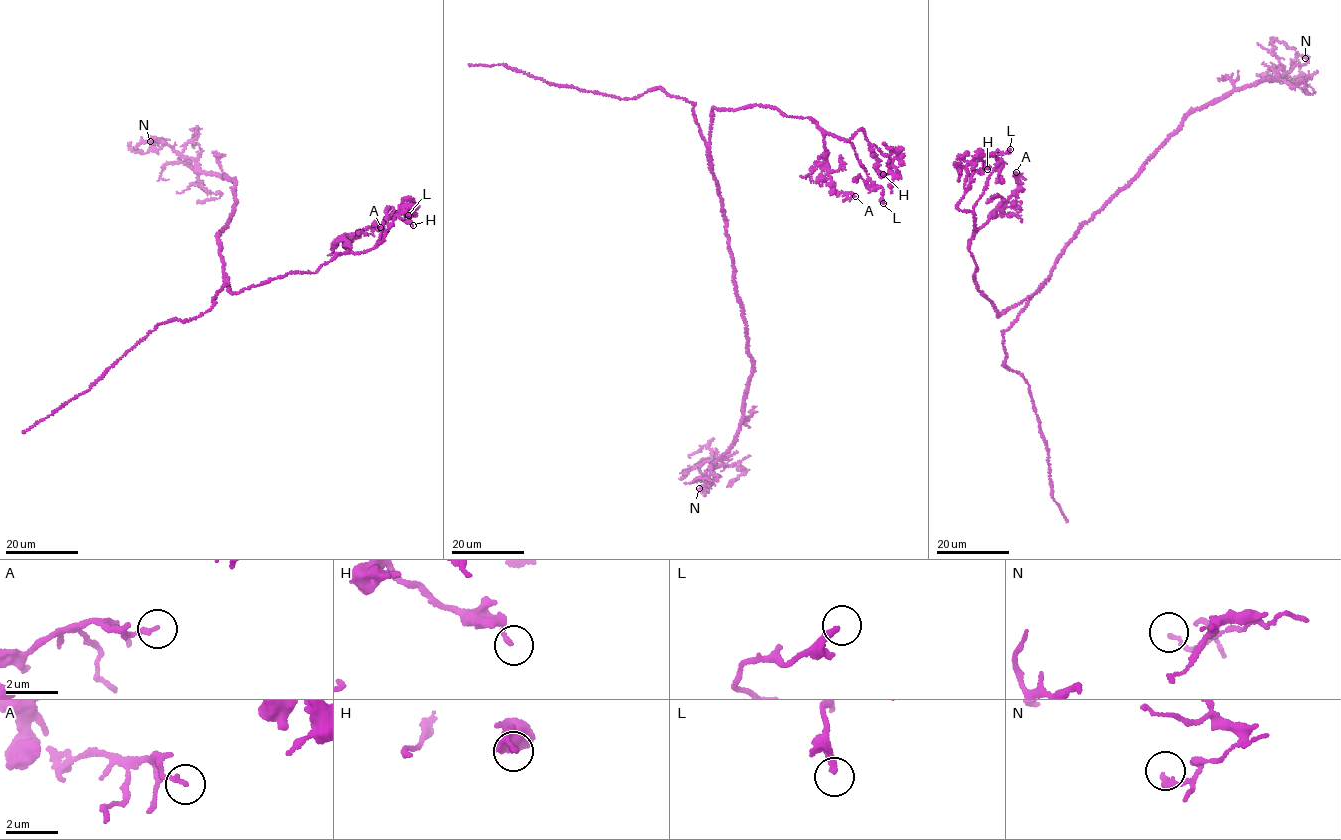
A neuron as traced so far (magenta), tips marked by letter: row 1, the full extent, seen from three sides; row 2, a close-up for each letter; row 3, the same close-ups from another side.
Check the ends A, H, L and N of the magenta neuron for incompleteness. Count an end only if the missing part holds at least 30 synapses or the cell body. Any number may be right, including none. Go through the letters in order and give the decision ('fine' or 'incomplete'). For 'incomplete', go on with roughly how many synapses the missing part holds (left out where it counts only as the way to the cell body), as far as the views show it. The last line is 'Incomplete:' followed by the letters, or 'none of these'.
A: fine
H: fine
L: fine
N: fine
Incomplete: none of these

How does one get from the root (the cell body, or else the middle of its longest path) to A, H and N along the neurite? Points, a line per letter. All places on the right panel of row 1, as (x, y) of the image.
A: (1076, 235), (1039, 290), (997, 315), (976, 287), (976, 266), (968, 250), (989, 214), (1017, 190), (1016, 172)
H: (1076, 235), (1039, 290), (997, 315), (973, 277), (973, 216), (956, 207), (971, 174), (983, 162), (987, 169)
N: (1076, 235), (1183, 117), (1283, 68), (1275, 68), (1287, 72), (1299, 54), (1305, 58)

